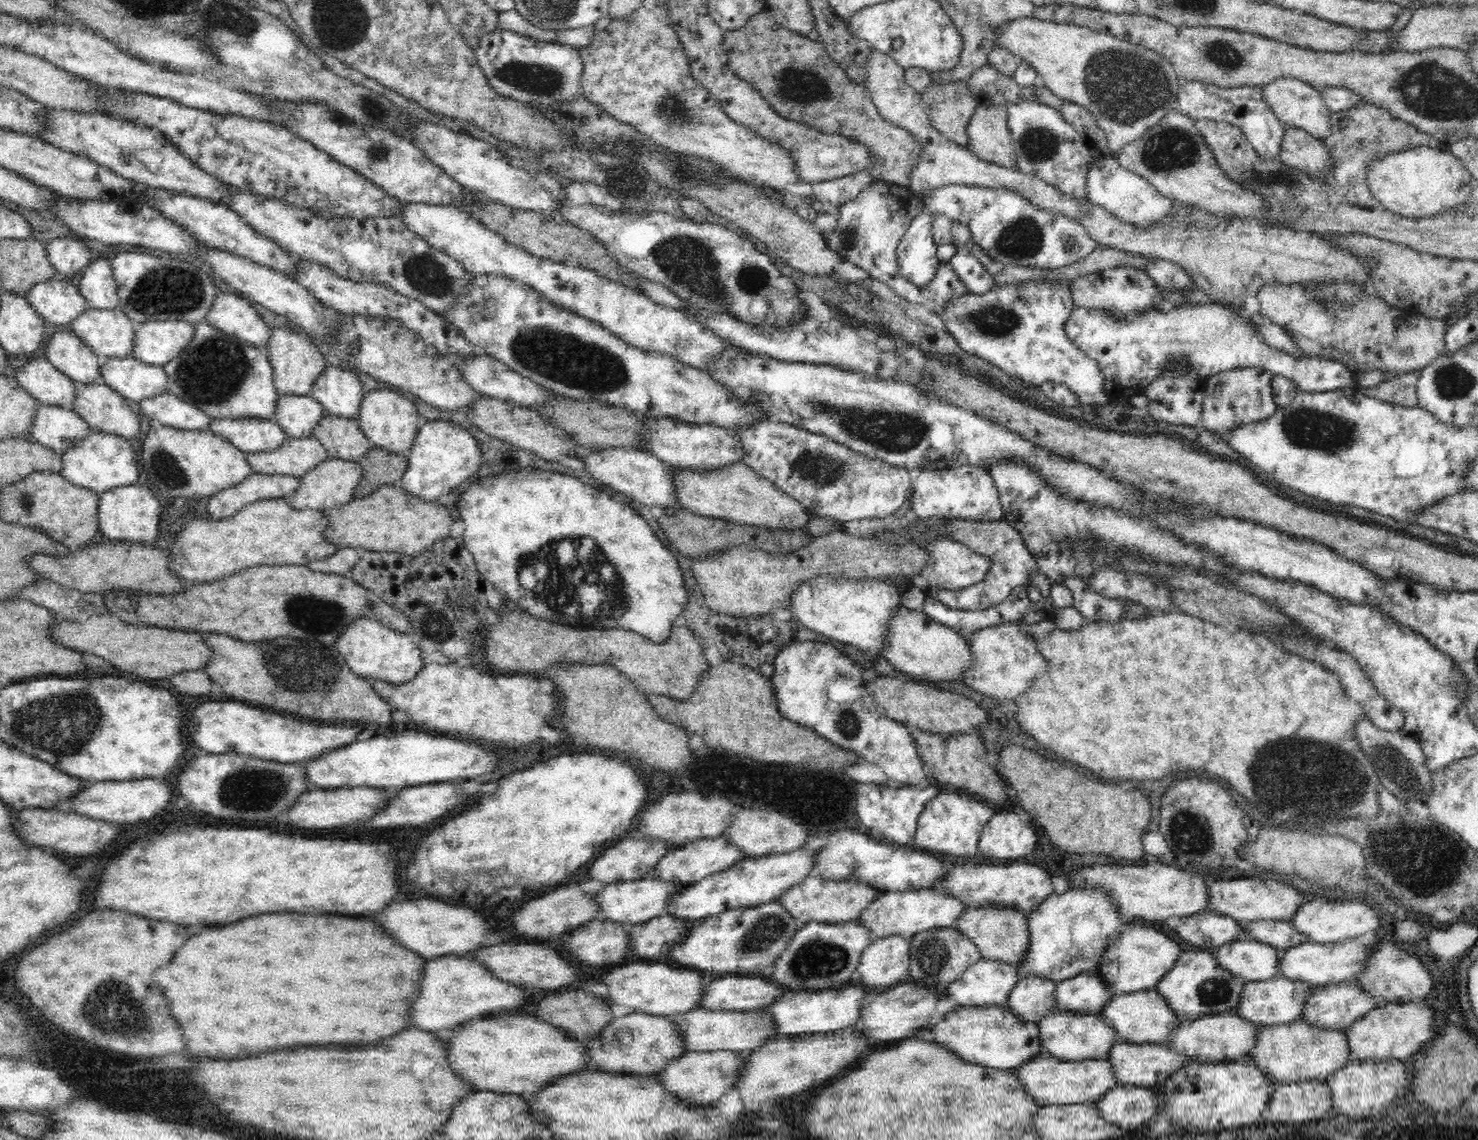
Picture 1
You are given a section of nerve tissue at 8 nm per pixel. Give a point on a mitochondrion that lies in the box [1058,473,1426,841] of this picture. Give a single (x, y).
(1269, 776)

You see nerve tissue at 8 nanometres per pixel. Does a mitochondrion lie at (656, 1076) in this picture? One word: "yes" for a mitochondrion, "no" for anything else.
no

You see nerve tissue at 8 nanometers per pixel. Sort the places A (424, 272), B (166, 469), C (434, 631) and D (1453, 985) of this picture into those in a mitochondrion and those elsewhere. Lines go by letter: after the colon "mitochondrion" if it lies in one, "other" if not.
A: mitochondrion
B: mitochondrion
C: mitochondrion
D: other

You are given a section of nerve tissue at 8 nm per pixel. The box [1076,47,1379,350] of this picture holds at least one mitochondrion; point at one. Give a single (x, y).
(1173, 149)

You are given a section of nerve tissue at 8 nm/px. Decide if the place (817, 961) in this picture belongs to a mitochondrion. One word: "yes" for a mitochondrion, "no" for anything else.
yes

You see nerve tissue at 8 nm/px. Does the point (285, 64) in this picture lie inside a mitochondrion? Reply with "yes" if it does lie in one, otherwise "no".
no

